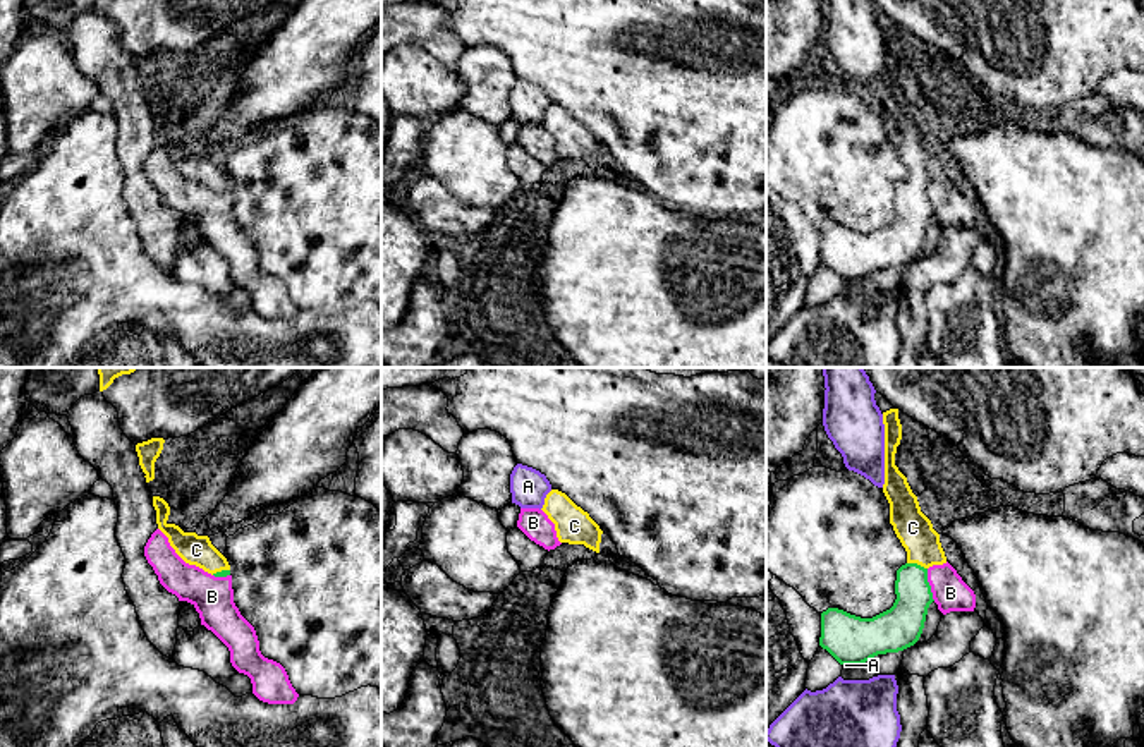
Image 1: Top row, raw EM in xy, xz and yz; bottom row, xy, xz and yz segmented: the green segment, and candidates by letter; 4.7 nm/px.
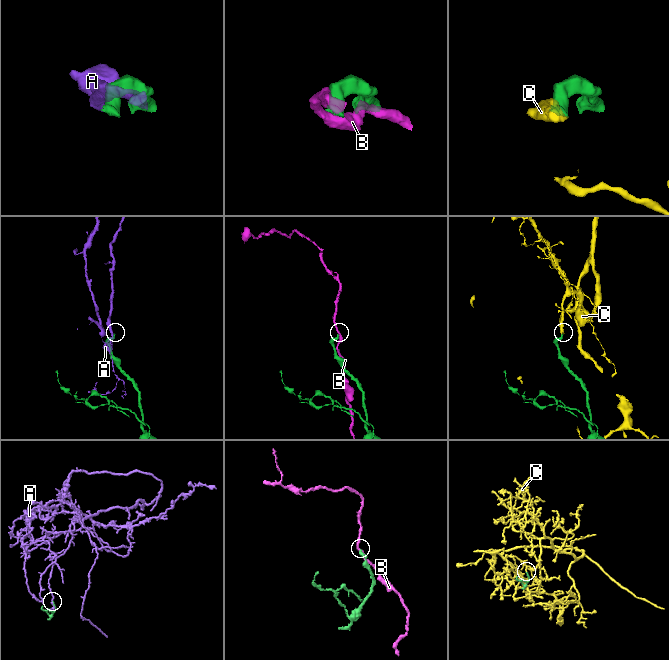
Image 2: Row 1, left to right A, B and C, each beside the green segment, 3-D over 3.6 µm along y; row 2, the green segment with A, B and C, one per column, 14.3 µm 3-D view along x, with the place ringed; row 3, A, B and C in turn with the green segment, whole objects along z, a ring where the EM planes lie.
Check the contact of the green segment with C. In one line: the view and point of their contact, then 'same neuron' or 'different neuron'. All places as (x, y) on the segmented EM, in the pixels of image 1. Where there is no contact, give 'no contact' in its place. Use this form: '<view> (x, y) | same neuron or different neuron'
yz (916, 564) | same neuron

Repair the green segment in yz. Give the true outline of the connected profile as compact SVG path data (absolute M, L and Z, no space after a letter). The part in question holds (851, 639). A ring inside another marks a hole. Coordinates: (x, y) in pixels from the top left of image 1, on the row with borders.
M898 409L883 412L885 484L890 503L890 524L907 551L907 563L897 570L893 606L873 618L861 618L838 608L821 613L819 646L840 665L862 665L878 654L898 653L914 646L924 629L929 604L934 601L928 568L946 563L940 534L921 512L907 477L895 465L902 440Z

